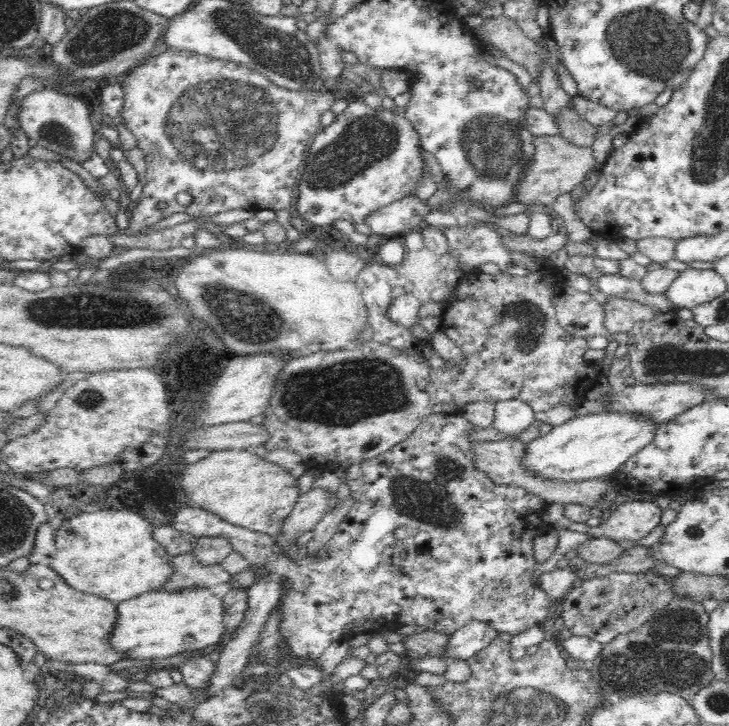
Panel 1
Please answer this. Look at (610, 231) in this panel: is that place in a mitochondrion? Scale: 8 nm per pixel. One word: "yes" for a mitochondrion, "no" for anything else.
no

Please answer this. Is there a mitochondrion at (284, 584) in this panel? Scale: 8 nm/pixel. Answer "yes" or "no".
no

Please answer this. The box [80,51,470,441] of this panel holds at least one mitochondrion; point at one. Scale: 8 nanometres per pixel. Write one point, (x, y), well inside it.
(221, 123)

